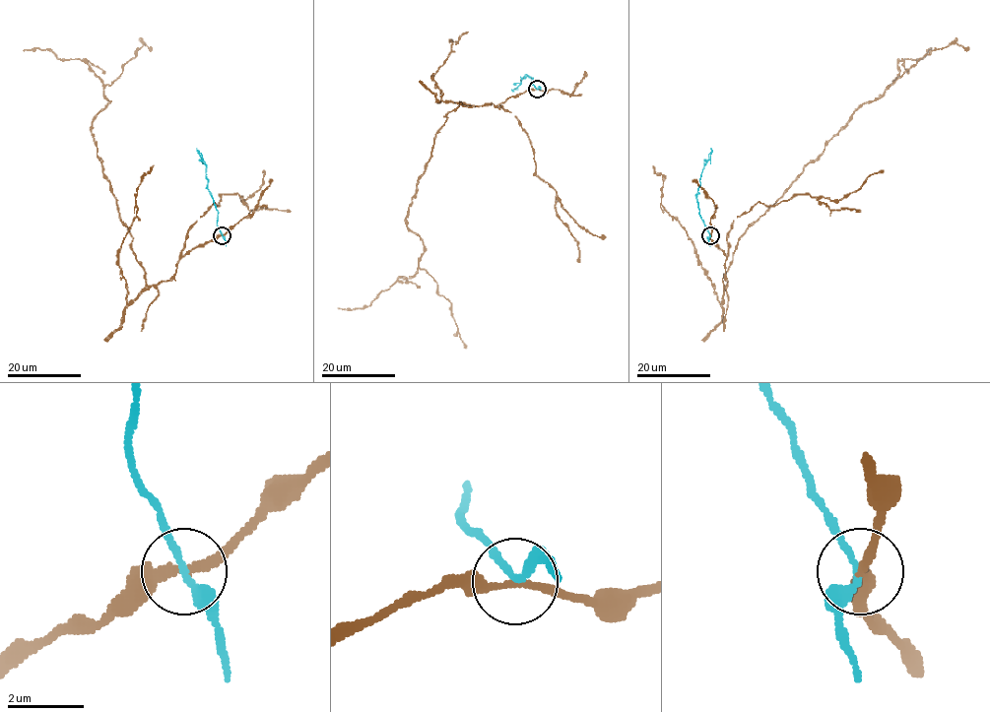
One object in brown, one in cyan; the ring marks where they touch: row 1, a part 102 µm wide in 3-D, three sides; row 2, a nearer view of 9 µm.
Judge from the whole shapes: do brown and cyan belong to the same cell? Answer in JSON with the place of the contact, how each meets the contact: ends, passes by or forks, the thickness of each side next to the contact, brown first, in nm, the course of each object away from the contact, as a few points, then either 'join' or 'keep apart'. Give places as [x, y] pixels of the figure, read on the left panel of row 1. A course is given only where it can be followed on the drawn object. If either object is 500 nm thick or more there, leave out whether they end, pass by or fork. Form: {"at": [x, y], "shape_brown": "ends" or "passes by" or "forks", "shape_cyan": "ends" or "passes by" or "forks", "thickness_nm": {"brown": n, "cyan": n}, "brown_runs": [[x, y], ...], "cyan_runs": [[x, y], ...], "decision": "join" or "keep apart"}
{"at": [222, 235], "shape_brown": "passes by", "shape_cyan": "passes by", "thickness_nm": {"brown": 220, "cyan": 190}, "brown_runs": [[222, 234], [181, 259], [169, 280], [148, 285], [92, 122], [107, 104], [103, 89], [144, 43], [152, 49]], "cyan_runs": [[222, 234], [217, 225], [218, 210], [208, 188], [206, 164], [196, 148]], "decision": "keep apart"}

